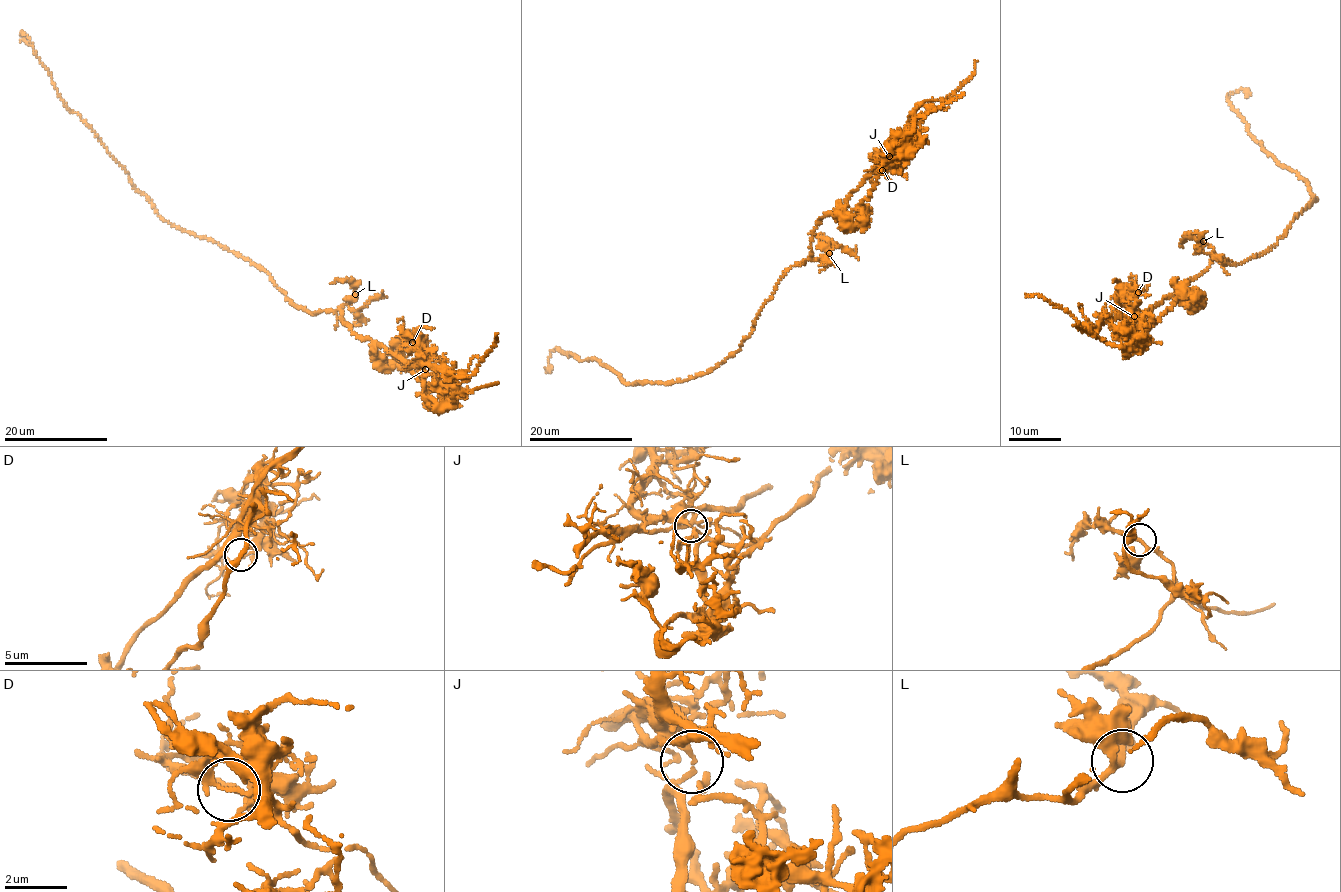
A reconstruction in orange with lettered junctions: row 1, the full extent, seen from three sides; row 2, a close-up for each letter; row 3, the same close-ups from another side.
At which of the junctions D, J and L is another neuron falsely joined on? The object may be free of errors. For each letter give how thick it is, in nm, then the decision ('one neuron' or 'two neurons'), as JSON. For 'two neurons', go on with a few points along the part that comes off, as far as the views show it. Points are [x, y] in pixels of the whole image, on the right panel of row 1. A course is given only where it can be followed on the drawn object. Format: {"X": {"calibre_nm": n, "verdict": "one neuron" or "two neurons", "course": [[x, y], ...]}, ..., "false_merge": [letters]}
{"D": {"calibre_nm": 160, "verdict": "one neuron"}, "J": {"calibre_nm": 180, "verdict": "two neurons", "course": [[1134, 316], [1181, 293], [1215, 258], [1235, 264], [1269, 249], [1317, 200], [1227, 99], [1247, 96]]}, "L": {"calibre_nm": 190, "verdict": "one neuron"}, "false_merge": ["J"]}

